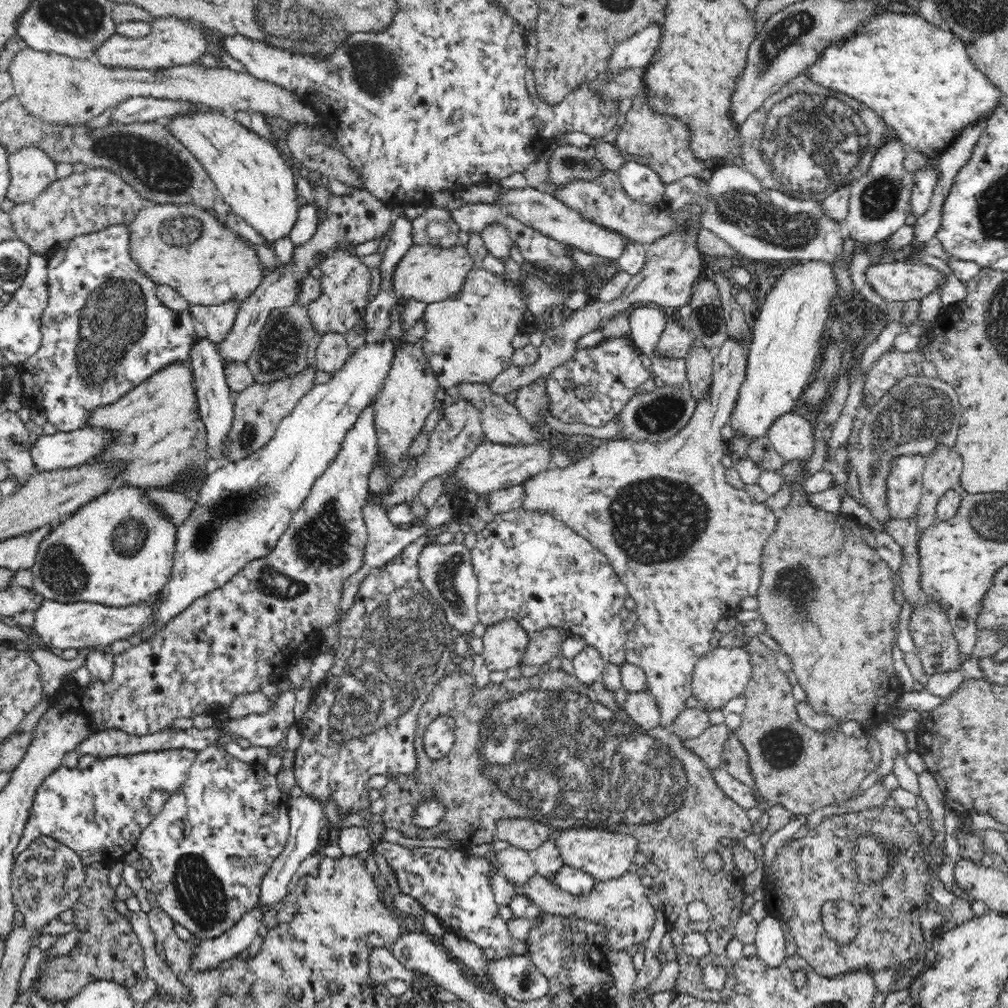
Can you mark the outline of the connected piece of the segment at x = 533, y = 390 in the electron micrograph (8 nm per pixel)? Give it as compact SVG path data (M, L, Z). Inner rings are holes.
M545 378L535 379L530 385L518 389L514 406L530 425L543 428L540 412L548 411L549 407L549 398L545 394Z

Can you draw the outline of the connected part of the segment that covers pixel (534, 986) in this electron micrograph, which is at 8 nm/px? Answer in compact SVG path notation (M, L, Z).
M526 954L489 961L488 973L498 989L519 1001L539 999L550 992L550 981Z

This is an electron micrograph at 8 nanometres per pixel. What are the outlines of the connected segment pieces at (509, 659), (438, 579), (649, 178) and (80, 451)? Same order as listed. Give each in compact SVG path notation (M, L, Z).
M506 619L488 625L483 634L483 641L484 662L489 672L507 671L514 666L520 666L529 636L518 622Z
M462 543L434 544L425 546L420 553L420 580L434 600L441 605L449 626L472 635L473 628L480 623L478 618L478 577L472 566L471 550Z
M624 162L617 170L624 190L638 202L661 205L665 186L650 167L640 162Z
M92 428L59 431L50 436L40 436L31 444L30 456L40 472L75 467L89 462L110 440L111 436L106 432Z

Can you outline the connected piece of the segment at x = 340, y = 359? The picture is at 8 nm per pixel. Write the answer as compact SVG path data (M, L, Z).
M326 333L316 348L316 365L322 372L336 373L352 354L352 348L346 343L346 335Z

